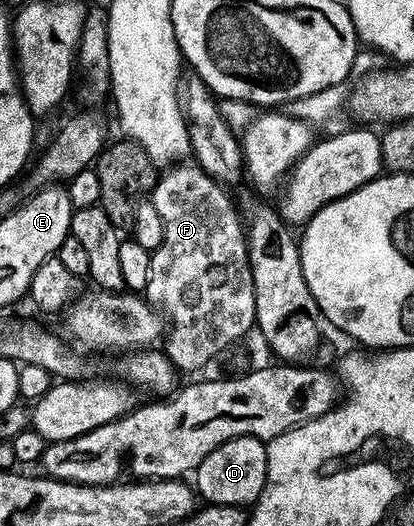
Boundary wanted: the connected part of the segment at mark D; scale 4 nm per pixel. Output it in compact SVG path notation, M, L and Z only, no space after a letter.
M236 438L219 444L197 465L195 490L206 503L252 507L265 487L267 476L266 443L259 438Z

